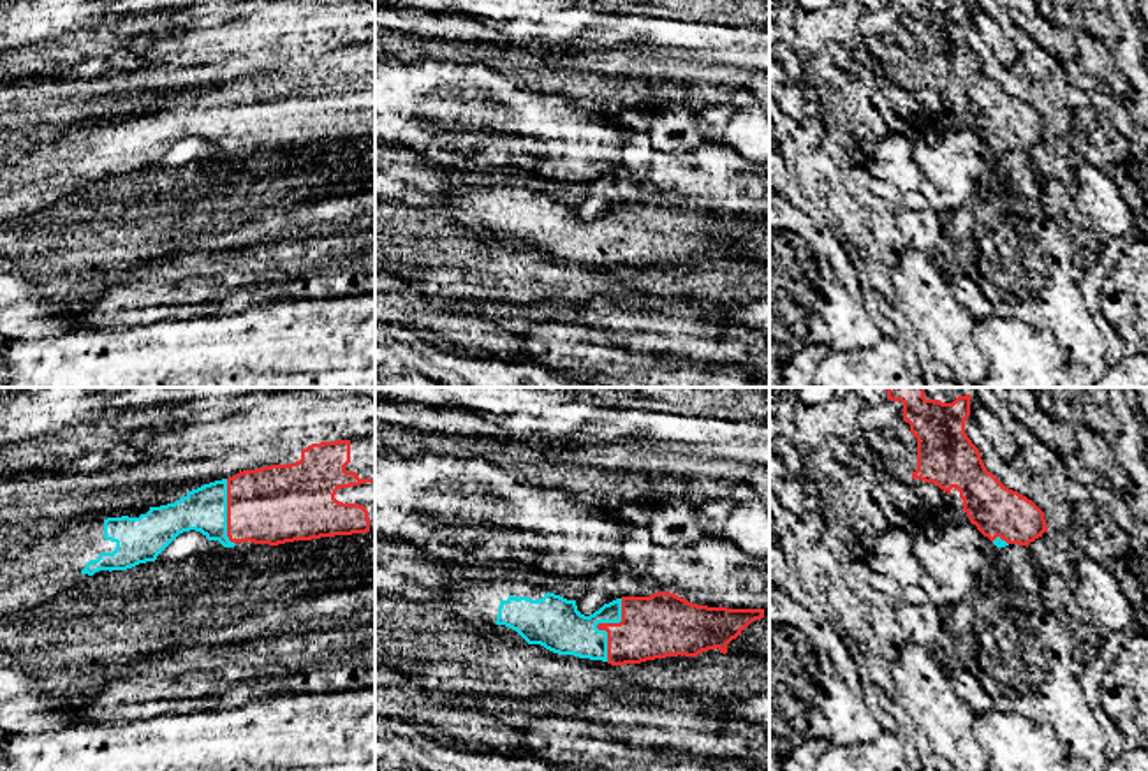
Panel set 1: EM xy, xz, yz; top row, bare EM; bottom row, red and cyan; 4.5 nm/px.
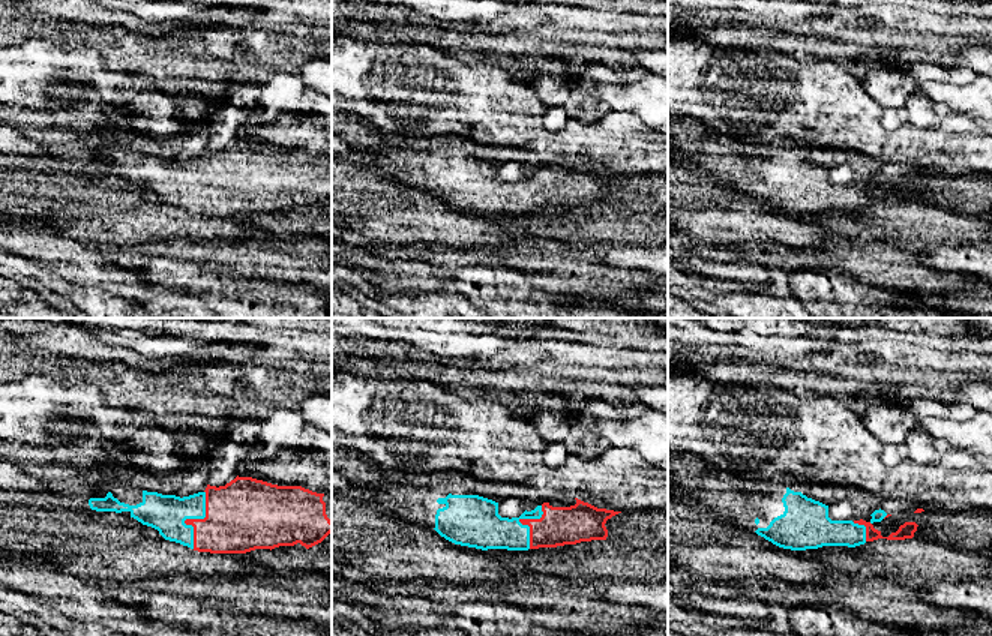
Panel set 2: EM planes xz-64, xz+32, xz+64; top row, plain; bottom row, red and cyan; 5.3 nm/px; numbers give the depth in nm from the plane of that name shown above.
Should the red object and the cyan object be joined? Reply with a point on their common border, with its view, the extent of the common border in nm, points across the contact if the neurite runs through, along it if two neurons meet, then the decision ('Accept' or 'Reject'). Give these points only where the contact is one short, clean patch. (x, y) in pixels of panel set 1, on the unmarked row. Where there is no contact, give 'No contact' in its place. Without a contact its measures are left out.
Touches red at xz (599, 229). Shared border 300 nm. Accept

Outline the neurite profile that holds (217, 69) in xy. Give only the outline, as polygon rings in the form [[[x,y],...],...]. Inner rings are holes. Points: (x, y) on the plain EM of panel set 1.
[[[215,53],[208,55],[199,65],[192,65],[188,70],[178,70],[162,88],[150,88],[150,95],[160,95],[166,92],[185,93],[187,97],[197,95],[204,90],[229,84],[243,77],[241,69],[254,62],[262,60],[259,53]]]

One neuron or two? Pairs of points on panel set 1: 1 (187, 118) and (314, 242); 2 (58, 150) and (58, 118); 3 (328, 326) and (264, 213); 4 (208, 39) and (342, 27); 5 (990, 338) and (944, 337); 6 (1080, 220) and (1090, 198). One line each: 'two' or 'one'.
1: two
2: two
3: two
4: one
5: two
6: two

